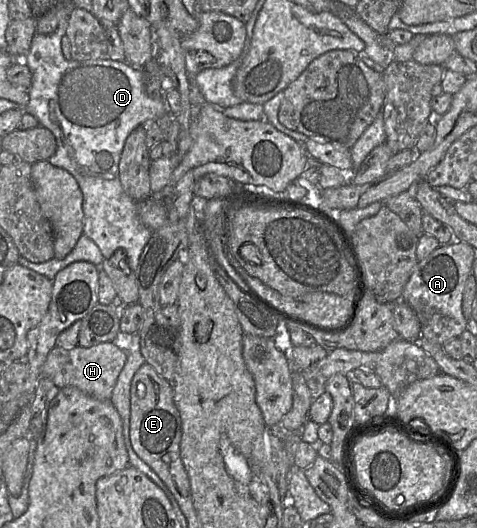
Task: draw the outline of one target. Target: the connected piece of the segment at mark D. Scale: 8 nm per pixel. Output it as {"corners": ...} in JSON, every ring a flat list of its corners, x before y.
{"corners":[[61,20,56,31,51,34,35,32,28,53,21,59,32,73,32,83,28,89,29,102,24,112,33,115,38,120,39,126,48,129,54,135,56,151,47,161,53,166,67,170,76,179,83,195,83,234,65,258,54,257,43,263,31,262,21,255,18,258,18,264,46,276,51,281,60,270,73,262,86,261,100,267,105,259,111,258,118,250,124,252,125,263,131,271,137,268,152,231,140,221,137,203,125,193,121,185,119,162,130,133,141,125,156,122,168,112,165,95,150,96,146,92,145,75,140,68,111,59,66,60,62,54,61,40,66,36,68,20]]}

